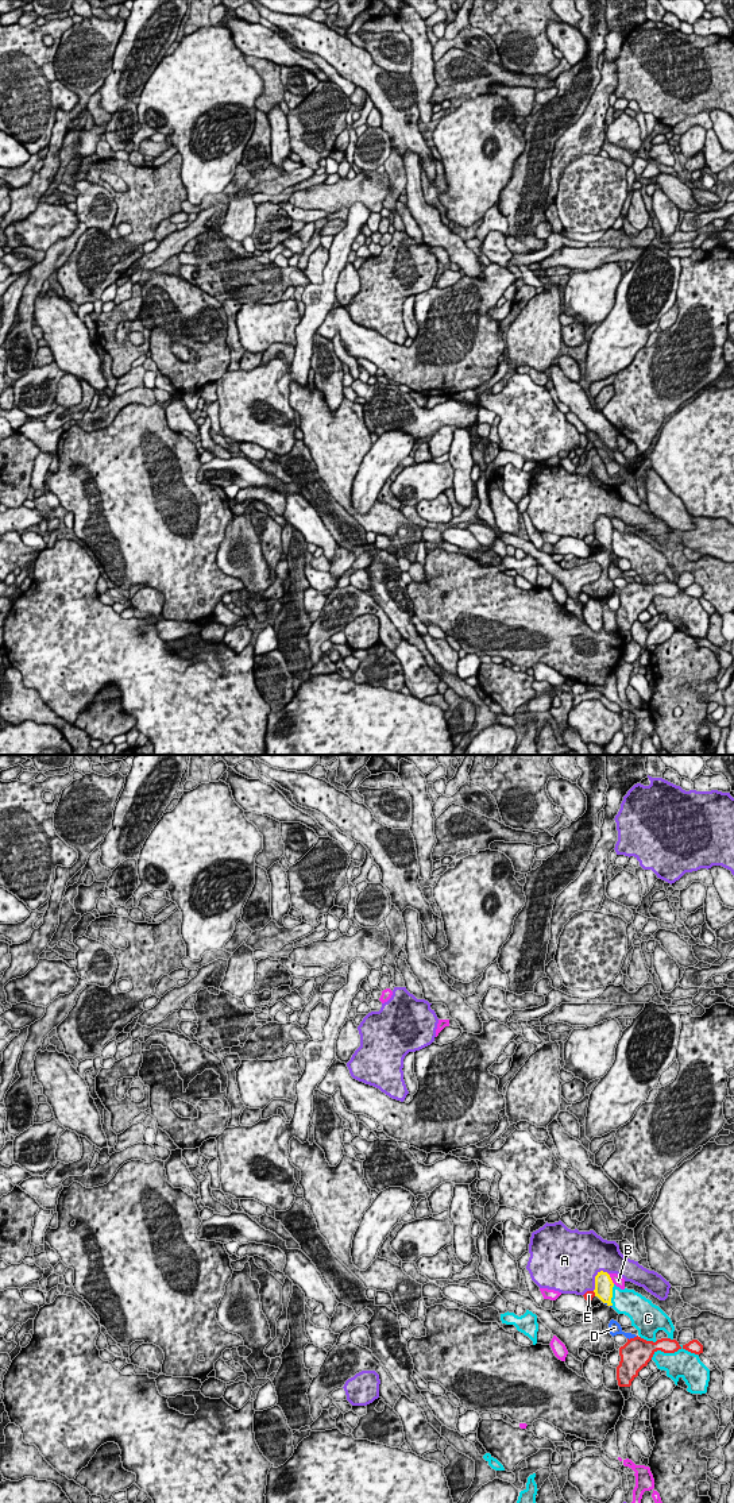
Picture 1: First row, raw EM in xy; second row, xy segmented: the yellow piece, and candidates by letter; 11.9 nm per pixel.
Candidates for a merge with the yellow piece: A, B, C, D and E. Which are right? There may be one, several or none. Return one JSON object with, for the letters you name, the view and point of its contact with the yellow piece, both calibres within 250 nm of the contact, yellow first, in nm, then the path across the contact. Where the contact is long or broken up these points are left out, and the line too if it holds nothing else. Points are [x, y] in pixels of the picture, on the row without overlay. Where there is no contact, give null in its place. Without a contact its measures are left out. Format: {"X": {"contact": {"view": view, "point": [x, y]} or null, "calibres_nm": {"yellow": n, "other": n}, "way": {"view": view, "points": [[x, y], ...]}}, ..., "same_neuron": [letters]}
{"D": {"contact": {"view": "xy", "point": [606, 546]}, "calibres_nm": {"yellow": 220, "other": 30}, "way": {"view": "xy", "points": [[603, 528], [606, 546], [605, 547]]}}, "same_neuron": ["D"]}

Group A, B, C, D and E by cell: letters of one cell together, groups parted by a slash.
A / B / C / D / E

